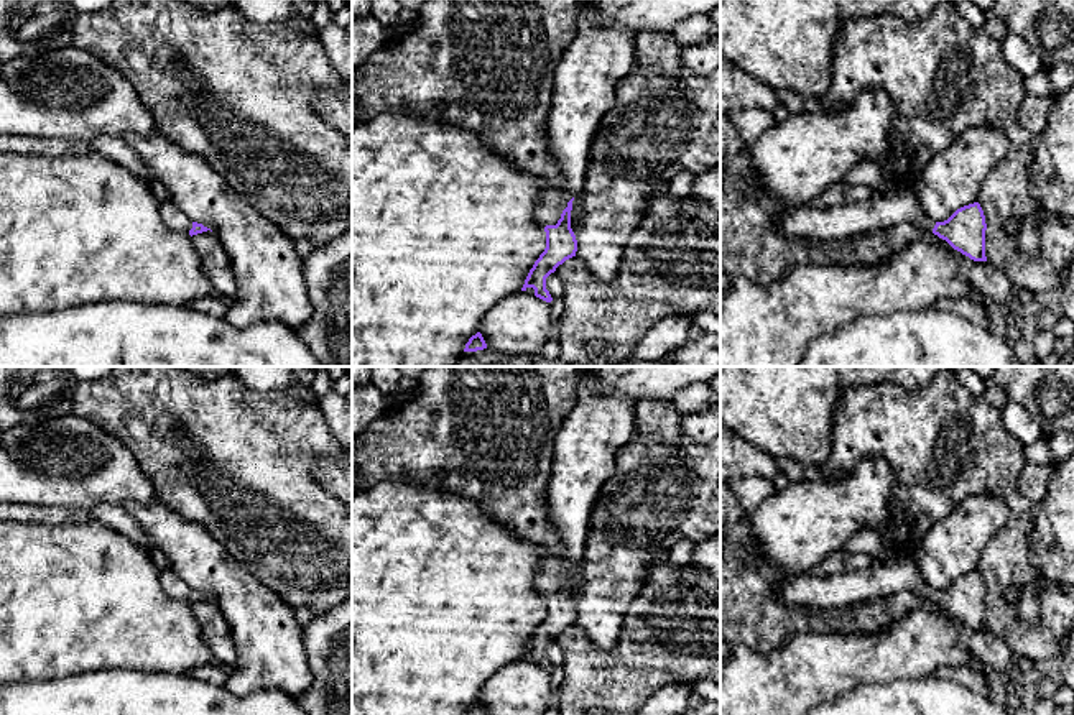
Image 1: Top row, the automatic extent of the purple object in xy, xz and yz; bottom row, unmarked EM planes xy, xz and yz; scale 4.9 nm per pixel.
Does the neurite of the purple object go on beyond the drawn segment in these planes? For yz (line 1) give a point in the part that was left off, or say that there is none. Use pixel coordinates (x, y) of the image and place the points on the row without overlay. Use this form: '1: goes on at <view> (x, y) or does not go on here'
1: goes on at yz (898, 572)

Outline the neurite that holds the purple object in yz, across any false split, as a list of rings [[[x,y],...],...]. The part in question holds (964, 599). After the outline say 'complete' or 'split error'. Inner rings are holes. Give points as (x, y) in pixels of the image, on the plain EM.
[[[893,551],[887,559],[857,572],[822,579],[801,574],[781,585],[780,597],[799,607],[844,608],[901,592],[933,600],[974,630],[987,630],[987,592],[980,572],[964,574],[947,588],[934,590],[921,579],[911,552]]]; split error

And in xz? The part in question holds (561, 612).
[[[592,367],[582,378],[576,406],[564,419],[553,452],[553,468],[548,485],[548,510],[554,534],[564,551],[558,556],[551,547],[543,546],[543,559],[535,575],[535,585],[546,600],[546,616],[530,638],[521,659],[535,657],[535,664],[551,671],[546,657],[546,646],[566,628],[576,625],[577,608],[571,597],[571,579],[574,565],[586,554],[589,521],[597,496],[615,470],[618,449],[627,444],[635,432],[637,401],[618,391],[602,393],[590,385]]]; split error

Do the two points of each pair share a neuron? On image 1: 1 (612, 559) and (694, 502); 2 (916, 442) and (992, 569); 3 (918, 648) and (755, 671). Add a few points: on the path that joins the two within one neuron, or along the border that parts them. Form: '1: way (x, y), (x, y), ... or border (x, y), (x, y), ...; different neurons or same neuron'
1: way (632, 539), (670, 502), (675, 502); same neuron
2: way (958, 456), (971, 456), (1017, 502), (1017, 528); same neuron
3: way (877, 658), (851, 659), (796, 671); same neuron

